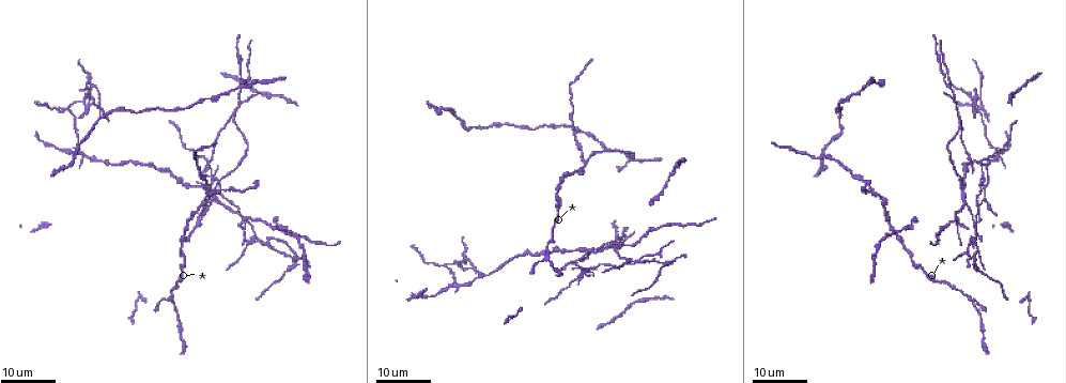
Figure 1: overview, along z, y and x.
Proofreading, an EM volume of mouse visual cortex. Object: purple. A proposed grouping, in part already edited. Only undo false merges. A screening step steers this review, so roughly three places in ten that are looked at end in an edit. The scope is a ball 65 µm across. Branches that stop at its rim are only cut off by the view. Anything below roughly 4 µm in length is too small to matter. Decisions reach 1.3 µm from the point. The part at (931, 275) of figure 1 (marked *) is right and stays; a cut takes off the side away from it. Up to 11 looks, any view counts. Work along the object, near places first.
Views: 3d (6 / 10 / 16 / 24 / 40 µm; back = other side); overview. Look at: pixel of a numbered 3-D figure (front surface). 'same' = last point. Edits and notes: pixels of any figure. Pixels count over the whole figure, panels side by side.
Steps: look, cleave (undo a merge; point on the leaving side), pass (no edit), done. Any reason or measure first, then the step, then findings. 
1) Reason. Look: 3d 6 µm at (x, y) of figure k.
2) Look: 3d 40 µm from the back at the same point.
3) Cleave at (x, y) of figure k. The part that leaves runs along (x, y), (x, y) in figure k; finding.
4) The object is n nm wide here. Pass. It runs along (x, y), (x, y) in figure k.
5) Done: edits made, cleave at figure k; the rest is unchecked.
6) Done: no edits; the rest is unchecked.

Three arms meet. Look: 3d 16 µm at (962, 193) of figure 1.

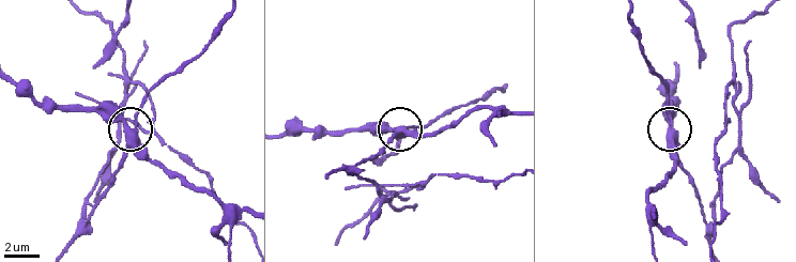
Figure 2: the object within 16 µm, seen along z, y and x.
Look: 3d 10 µm at (133, 131) of figure 2.

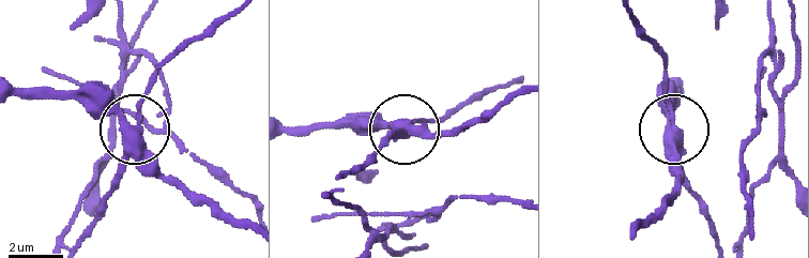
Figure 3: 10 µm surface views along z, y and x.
Cleave at (118, 178) of figure 3. A second neuron is stuck on.

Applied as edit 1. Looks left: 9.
Three arms meet. Look: 3d 16 µm at (872, 194) of figure 1.

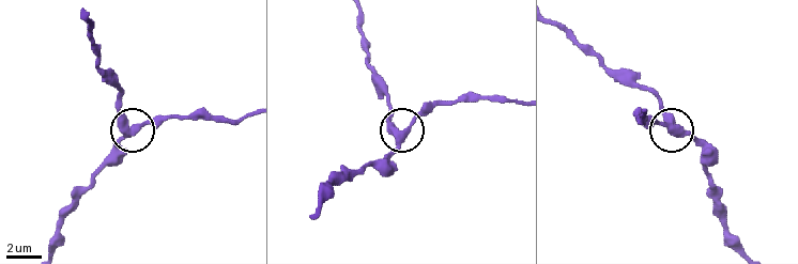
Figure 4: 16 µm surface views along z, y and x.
Look: 3d 6 µm at (674, 126) of figure 4.

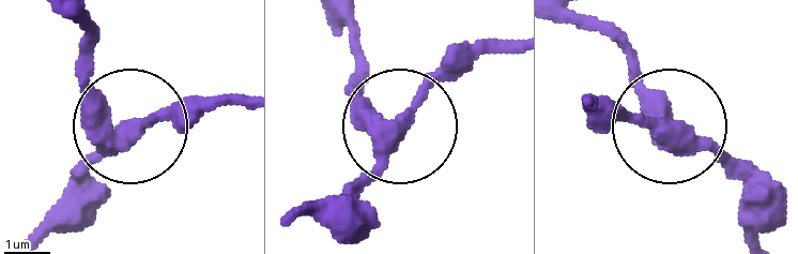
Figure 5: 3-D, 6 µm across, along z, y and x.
Look: 3d 6 µm from the back at (117, 129) of figure 5.

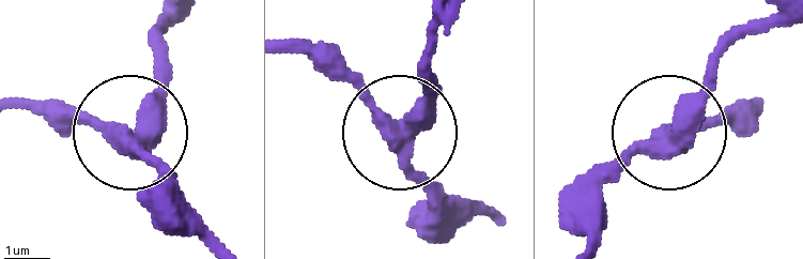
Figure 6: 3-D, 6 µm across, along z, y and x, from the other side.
The side arm is 56 µm long. Pass. It runs along (497, 224), (444, 193), (405, 147), (432, 70) in figure 6; one neuron here.

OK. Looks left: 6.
Look: 3d 16 µm at (493, 111) of figure 2.

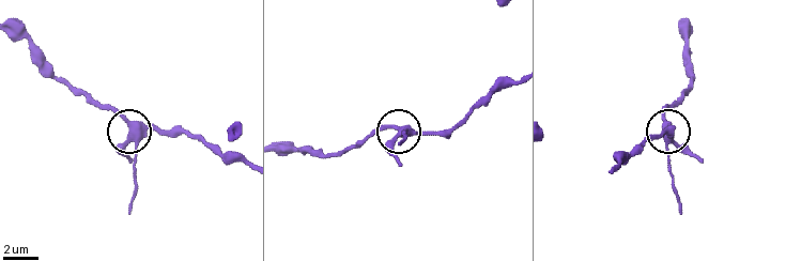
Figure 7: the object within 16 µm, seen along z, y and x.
5 arms meet here. Pass. Continuous, no second neuron.

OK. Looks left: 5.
Look: 3d 16 µm at (546, 261) of figure 1.

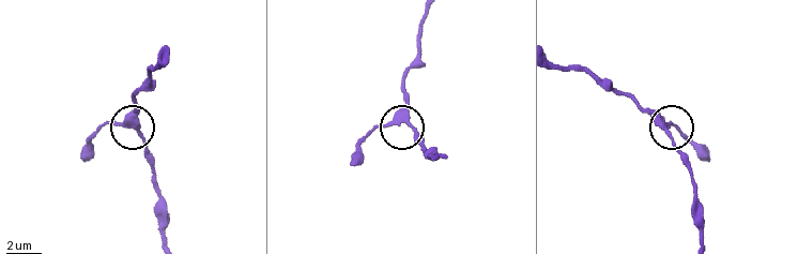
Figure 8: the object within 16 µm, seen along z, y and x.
Zoom in. Look: 3d 6 µm at (407, 122) of figure 8.

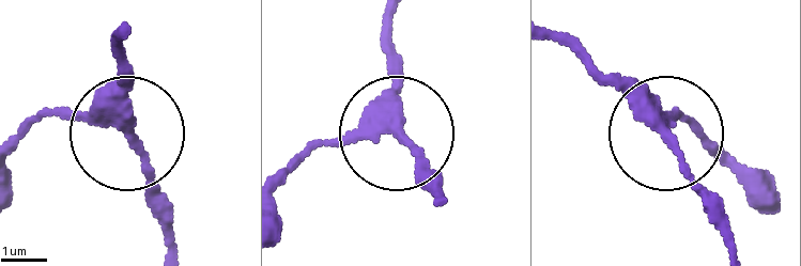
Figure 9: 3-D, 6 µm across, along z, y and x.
3 arms meet here. Pass. All the same neuron.

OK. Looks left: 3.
Calibre changes. Look: 3d 24 µm at (138, 297) of figure 1.

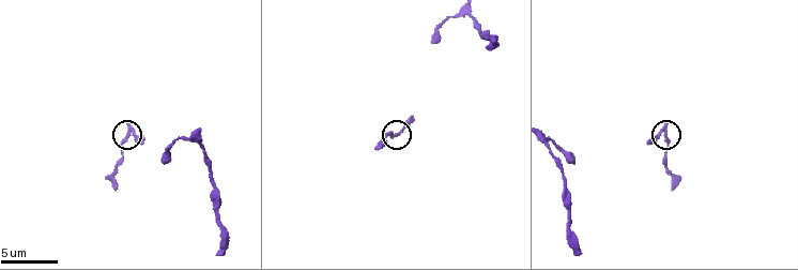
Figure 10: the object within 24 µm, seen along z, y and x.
Zoom in. Look: 3d 6 µm at (127, 137) of figure 10.

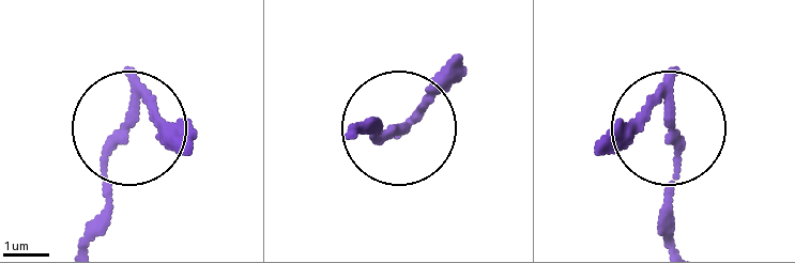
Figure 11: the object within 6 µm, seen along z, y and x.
Pass. Continuous, no second neuron.

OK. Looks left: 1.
Done: edits made, cleave at figure 3; the rest is unchecked.

